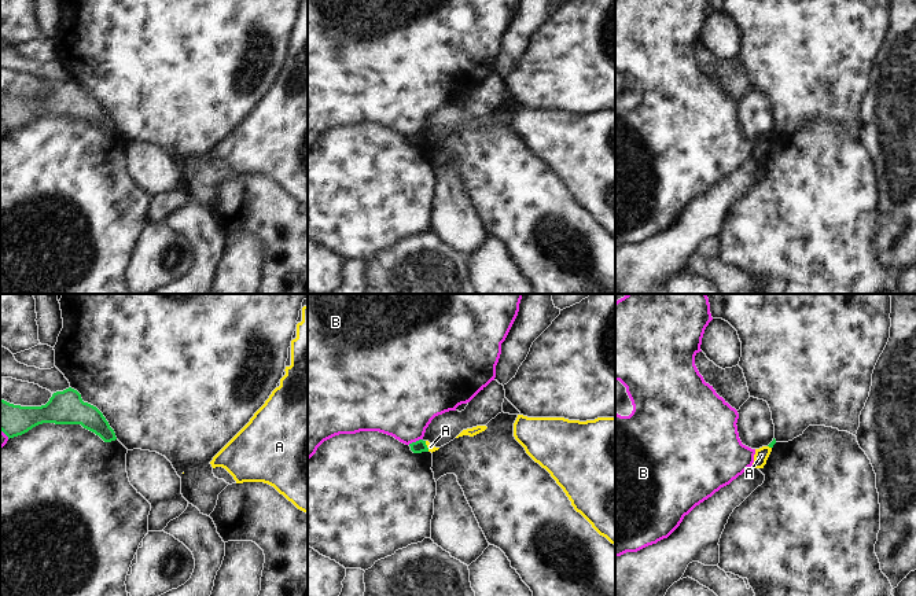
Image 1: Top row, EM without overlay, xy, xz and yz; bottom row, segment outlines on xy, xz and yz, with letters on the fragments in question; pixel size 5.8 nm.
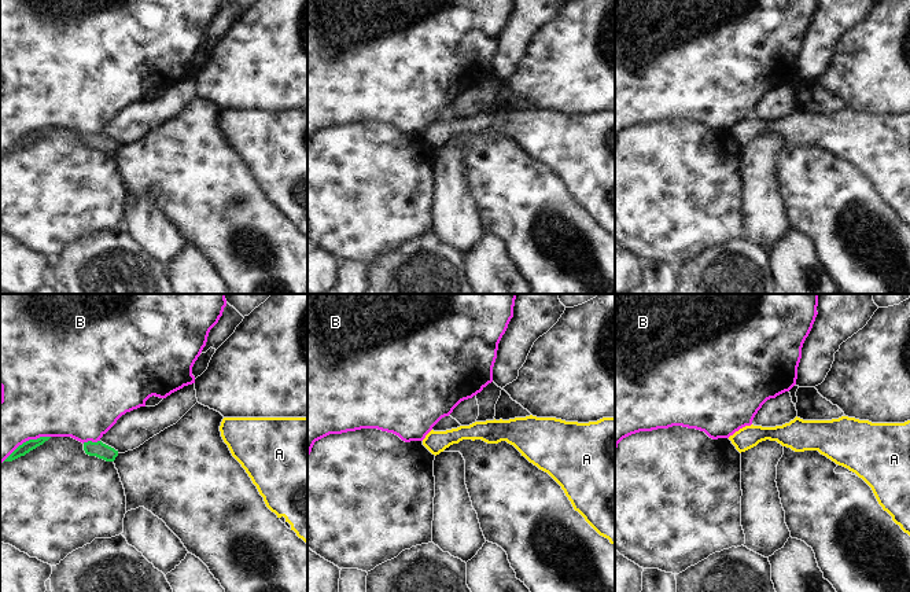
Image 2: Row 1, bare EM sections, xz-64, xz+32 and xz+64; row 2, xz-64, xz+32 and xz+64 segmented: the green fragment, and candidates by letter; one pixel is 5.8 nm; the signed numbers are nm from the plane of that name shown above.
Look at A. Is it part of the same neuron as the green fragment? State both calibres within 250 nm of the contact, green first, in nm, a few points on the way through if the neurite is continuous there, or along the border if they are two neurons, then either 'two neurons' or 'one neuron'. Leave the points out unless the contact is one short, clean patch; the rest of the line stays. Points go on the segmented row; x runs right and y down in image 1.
calibres 70 and 40 nm; border xz (425, 441), (429, 451); two neurons

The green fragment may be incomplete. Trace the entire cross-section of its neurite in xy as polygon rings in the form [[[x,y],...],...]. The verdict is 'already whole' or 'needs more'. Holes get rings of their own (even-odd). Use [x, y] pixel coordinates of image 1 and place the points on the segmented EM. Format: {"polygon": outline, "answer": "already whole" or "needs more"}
{"polygon": [[[71,387],[54,393],[41,406],[21,406],[0,400],[0,430],[8,439],[43,423],[81,424],[104,442],[117,439],[103,413],[96,406],[84,402],[81,394]]], "answer": "already whole"}

